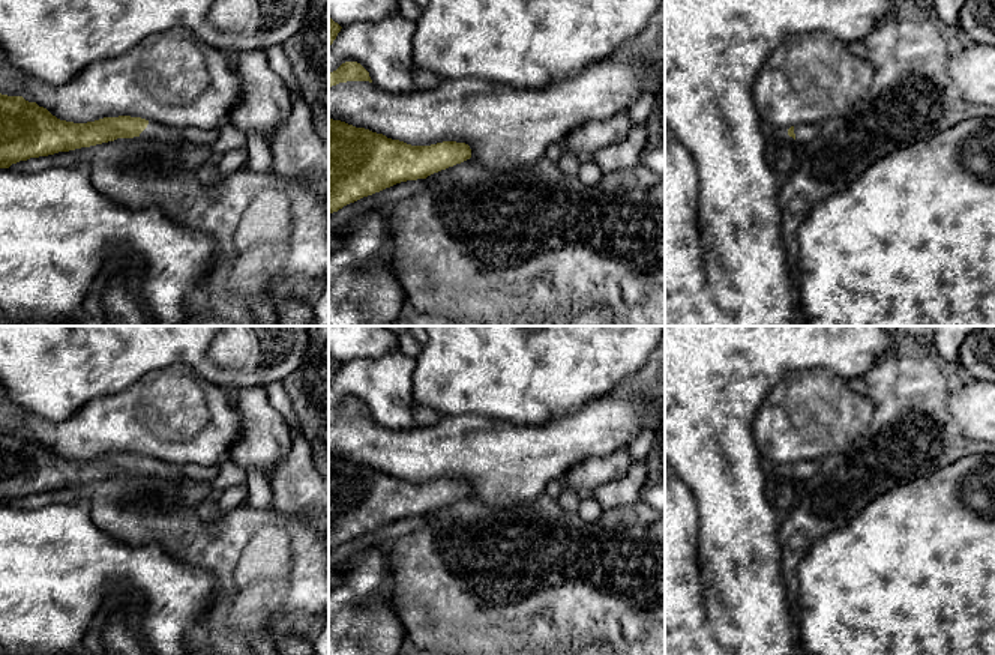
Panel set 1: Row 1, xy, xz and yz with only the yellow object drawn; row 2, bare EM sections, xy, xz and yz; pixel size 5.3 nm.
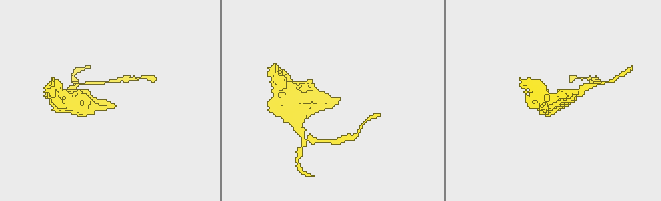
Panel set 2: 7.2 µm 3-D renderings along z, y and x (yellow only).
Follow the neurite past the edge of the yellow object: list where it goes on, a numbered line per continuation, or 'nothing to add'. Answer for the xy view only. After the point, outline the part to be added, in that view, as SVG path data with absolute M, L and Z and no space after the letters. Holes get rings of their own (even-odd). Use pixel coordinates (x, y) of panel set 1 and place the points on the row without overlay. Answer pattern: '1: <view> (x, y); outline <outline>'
1: xy (155, 467); outline M149 457L147 464L140 470L138 475L153 476L161 479L180 478L182 469L171 466L170 463Z

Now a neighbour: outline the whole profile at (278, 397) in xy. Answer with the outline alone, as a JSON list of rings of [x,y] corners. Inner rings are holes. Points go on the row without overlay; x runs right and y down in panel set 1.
[[[275,382],[266,388],[270,404],[285,419],[288,428],[300,431],[299,418],[293,409],[291,398],[282,382]]]

